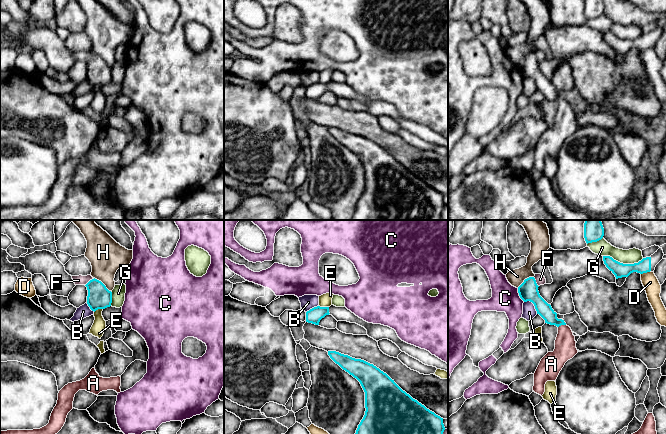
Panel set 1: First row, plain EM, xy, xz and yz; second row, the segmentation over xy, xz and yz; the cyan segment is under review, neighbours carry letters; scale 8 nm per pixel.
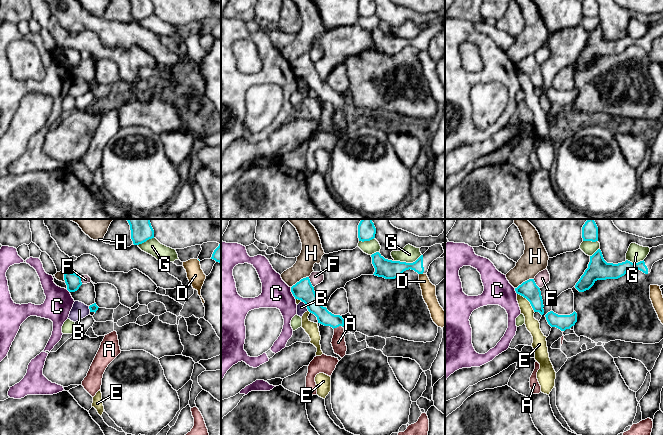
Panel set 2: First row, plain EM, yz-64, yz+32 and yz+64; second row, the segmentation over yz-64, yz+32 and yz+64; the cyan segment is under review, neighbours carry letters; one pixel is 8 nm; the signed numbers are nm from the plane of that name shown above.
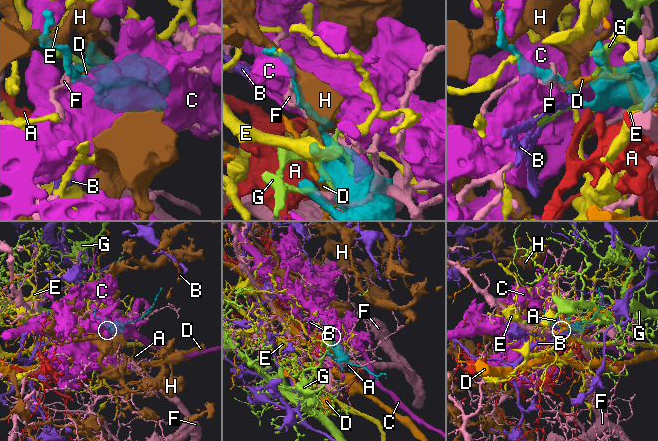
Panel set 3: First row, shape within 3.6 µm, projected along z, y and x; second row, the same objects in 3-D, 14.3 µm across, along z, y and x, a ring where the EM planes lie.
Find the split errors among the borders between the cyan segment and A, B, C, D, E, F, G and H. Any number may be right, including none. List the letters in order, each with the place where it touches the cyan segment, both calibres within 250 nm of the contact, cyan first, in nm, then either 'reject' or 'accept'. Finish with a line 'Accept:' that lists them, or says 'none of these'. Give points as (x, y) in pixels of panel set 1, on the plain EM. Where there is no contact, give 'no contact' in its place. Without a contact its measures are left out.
A: yz (561, 100) | 120/180 nm | accept
B: yz (533, 79) | 160/110 nm | reject
C: yz (519, 71) | 160/220 nm | reject
D: yz (645, 48) | 120/130 nm | reject
E: xz (324, 83) | 120/110 nm | reject
F: xy (89, 57) | 190/80 nm | reject
G: yz (622, 39) | 120/120 nm | reject
H: xy (103, 60) | 190/280 nm | reject
Accept: A

